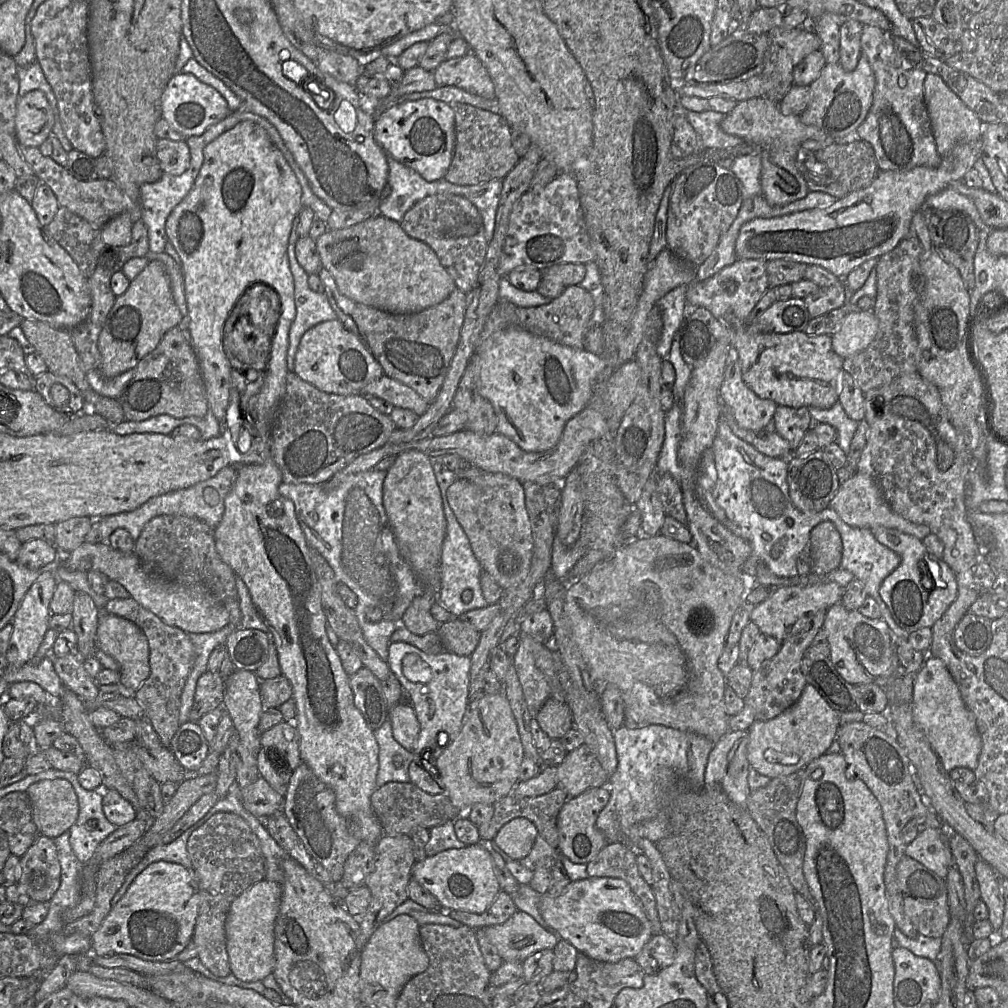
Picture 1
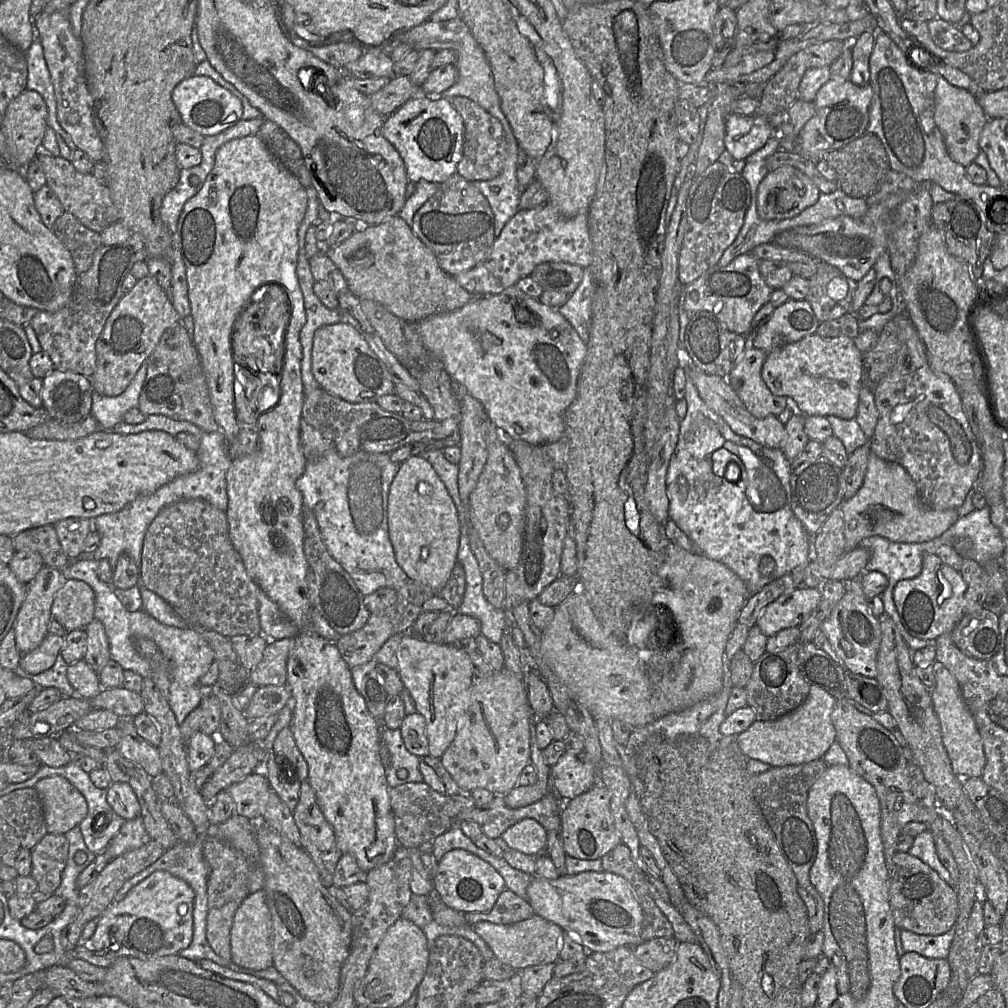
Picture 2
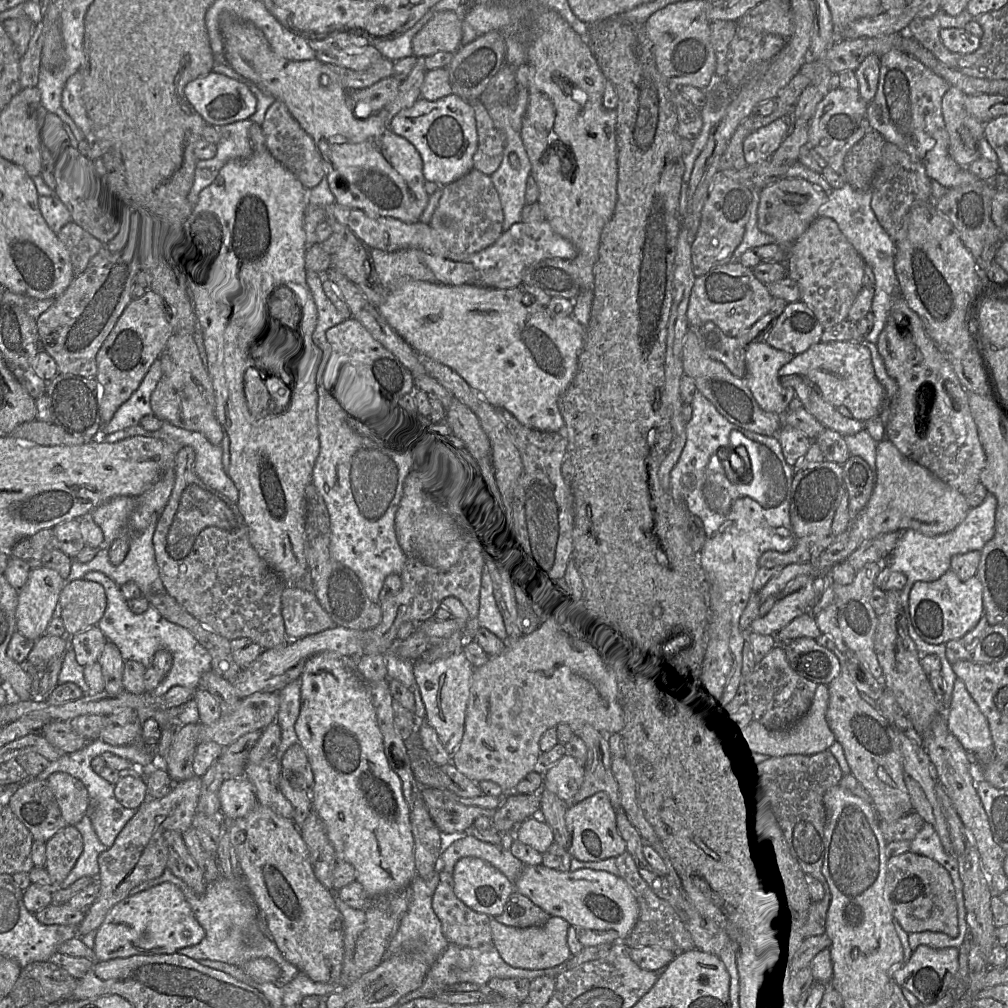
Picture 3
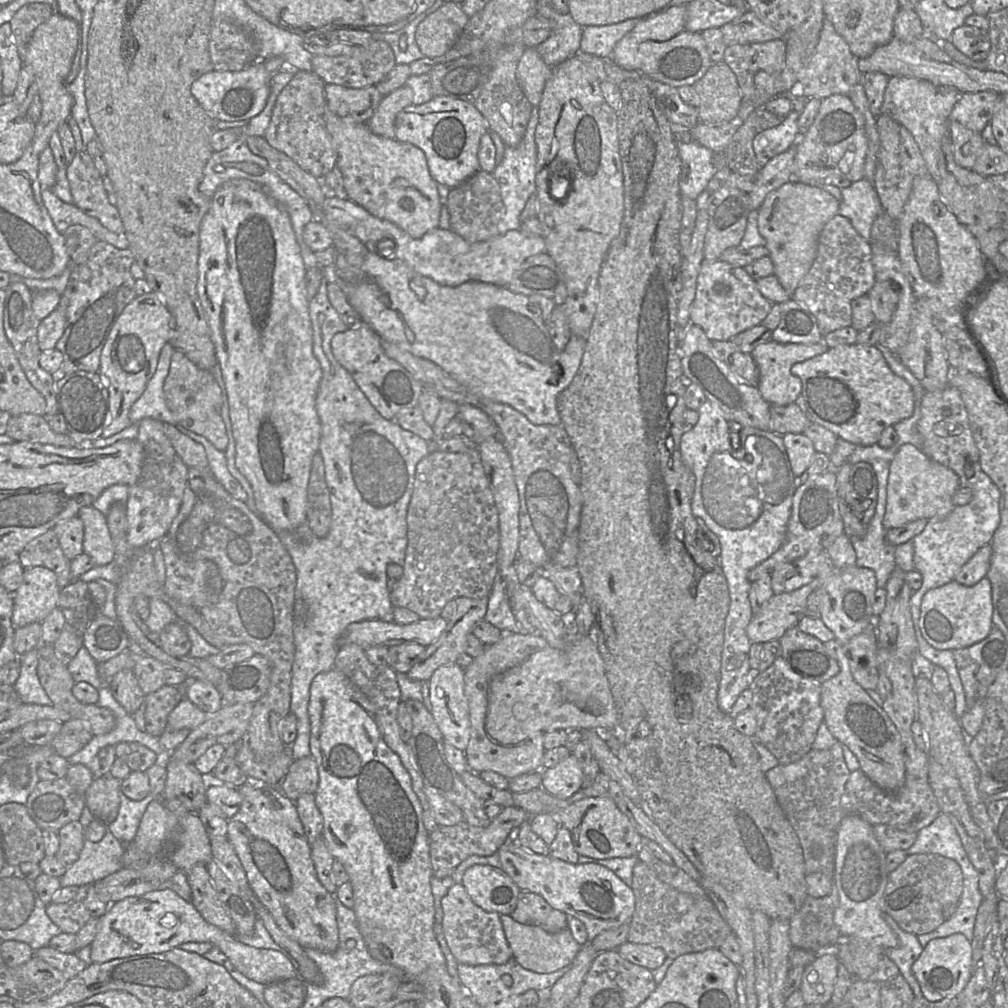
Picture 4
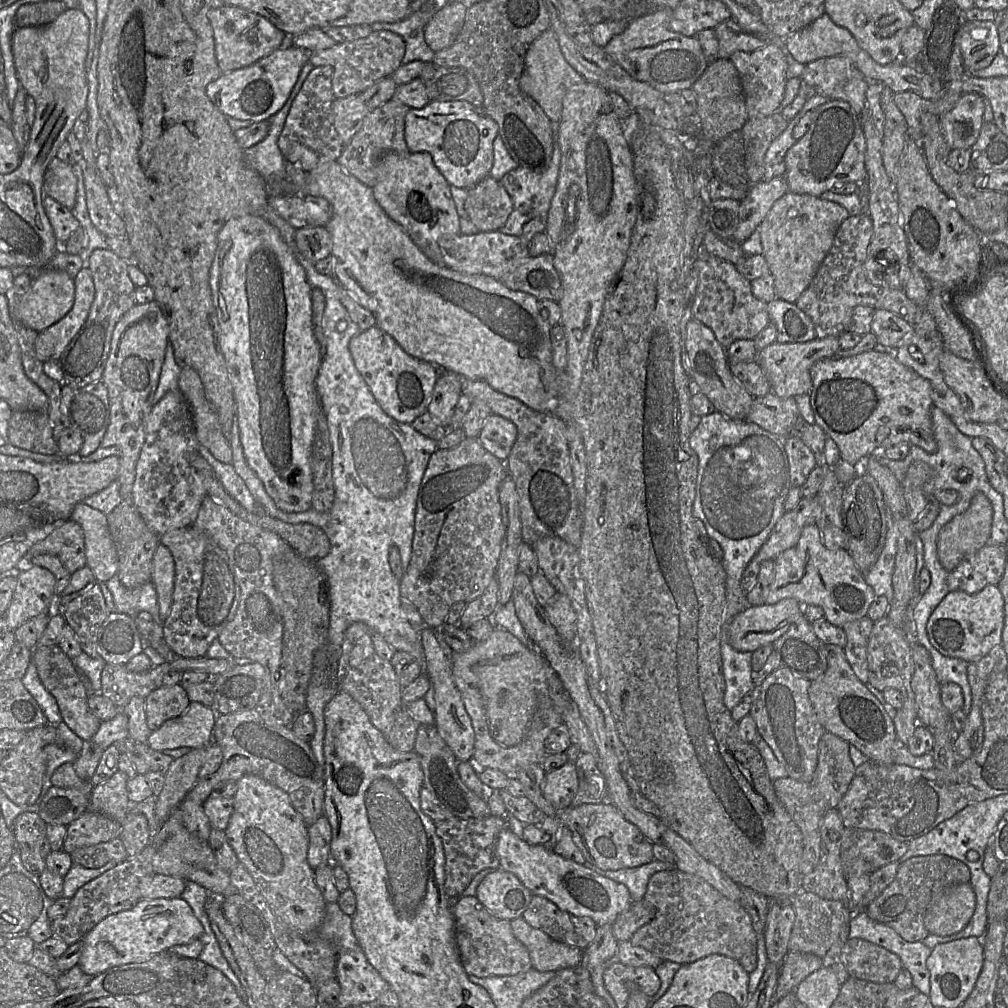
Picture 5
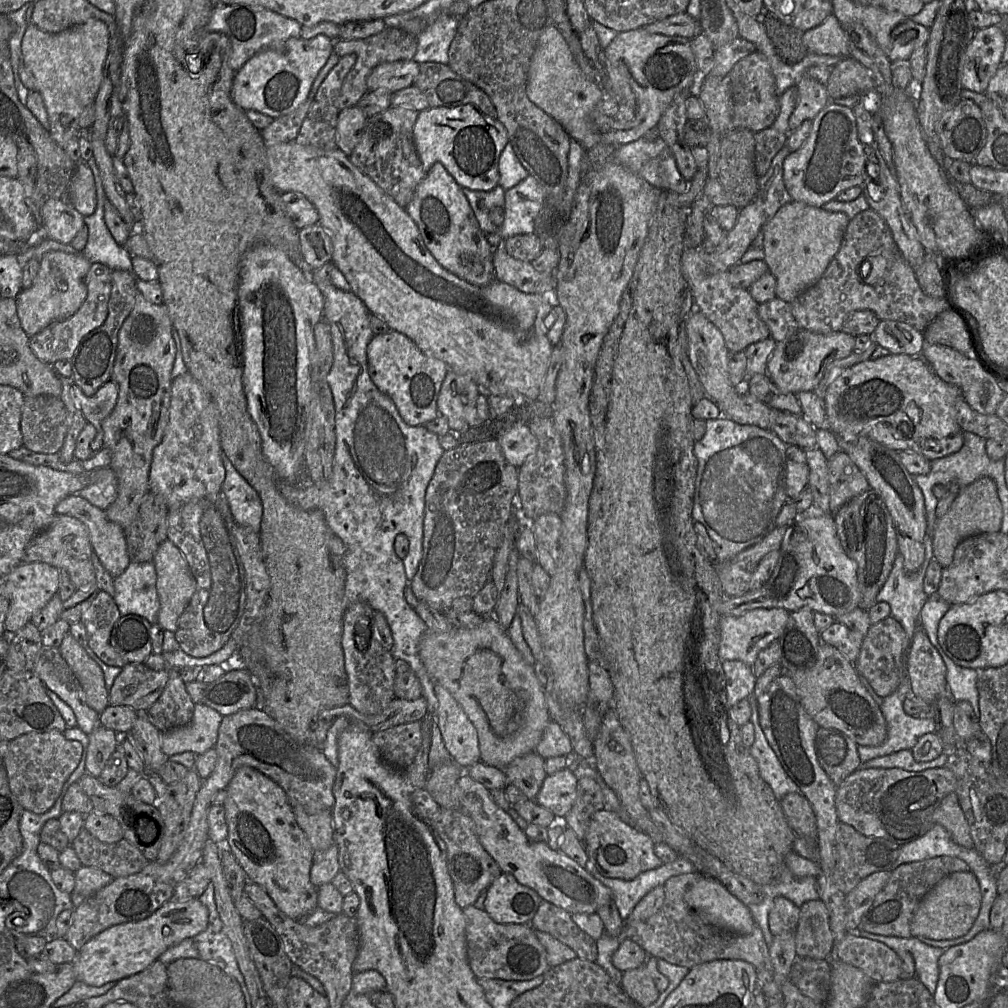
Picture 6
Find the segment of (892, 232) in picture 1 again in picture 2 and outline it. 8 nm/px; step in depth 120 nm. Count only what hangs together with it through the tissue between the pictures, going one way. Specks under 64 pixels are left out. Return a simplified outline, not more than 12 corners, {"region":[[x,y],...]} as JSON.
{"region":[[877,190],[862,218],[796,226],[773,242],[858,282],[887,251],[904,193]]}

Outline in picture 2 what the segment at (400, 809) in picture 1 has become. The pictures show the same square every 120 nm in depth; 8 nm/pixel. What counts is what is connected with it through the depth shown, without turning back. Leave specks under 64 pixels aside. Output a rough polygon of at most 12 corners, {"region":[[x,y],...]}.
{"region":[[425,782],[389,788],[399,845],[418,848],[475,806]]}

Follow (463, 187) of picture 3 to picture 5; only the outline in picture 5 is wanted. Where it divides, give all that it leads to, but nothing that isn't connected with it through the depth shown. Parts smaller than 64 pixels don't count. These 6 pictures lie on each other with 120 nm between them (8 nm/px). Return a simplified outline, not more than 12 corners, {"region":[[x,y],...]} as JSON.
{"region":[[489,175],[468,189],[464,209],[479,232],[505,224],[513,204]]}

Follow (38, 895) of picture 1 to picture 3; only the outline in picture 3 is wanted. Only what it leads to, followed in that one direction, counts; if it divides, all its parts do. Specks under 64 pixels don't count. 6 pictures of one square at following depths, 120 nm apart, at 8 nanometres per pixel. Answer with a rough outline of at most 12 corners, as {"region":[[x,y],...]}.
{"region":[[75,826],[46,843],[52,888],[66,878],[83,851]]}

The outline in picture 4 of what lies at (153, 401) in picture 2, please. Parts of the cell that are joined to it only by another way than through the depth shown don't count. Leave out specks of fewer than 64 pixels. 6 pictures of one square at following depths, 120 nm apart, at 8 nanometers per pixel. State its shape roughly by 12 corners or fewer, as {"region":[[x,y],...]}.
{"region":[[174,350],[163,391],[177,424],[225,452],[222,391]]}

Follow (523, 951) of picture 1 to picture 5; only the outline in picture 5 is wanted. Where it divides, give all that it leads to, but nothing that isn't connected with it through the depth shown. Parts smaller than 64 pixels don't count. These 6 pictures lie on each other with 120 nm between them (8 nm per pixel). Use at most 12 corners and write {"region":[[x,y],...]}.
{"region":[[522,917],[511,920],[533,969],[580,964],[580,948],[552,939]]}

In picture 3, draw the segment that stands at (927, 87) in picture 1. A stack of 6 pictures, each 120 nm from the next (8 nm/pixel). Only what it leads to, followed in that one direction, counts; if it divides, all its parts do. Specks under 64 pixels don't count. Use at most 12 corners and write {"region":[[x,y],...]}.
{"region":[[950,86],[942,98],[949,154],[961,166],[980,156],[985,124]]}

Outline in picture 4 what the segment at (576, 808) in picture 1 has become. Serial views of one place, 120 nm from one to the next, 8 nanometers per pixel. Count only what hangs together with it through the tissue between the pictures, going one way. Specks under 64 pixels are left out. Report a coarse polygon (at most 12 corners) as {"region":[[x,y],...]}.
{"region":[[607,796],[554,816],[579,855],[637,855],[644,838]]}

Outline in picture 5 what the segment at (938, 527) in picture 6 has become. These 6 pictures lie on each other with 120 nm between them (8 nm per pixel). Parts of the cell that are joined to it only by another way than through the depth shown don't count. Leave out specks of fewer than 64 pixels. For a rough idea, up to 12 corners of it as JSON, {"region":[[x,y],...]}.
{"region":[[979,492],[940,530],[951,572],[987,544],[992,504]]}

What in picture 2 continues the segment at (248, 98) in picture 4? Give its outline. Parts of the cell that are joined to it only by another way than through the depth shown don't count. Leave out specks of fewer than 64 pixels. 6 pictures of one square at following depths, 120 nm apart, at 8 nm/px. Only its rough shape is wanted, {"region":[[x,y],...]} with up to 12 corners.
{"region":[[204,75],[182,80],[172,100],[183,124],[216,135],[243,105]]}

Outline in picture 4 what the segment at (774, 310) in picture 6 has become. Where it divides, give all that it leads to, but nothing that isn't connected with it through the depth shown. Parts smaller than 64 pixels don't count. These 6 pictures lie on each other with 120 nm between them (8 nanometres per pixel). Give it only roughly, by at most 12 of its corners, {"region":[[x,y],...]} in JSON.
{"region":[[780,303],[781,319],[771,332],[780,344],[823,340],[815,316],[804,304]]}

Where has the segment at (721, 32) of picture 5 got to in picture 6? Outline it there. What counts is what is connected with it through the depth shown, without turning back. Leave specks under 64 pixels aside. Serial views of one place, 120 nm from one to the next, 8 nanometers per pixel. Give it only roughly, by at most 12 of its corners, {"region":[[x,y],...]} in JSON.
{"region":[[741,36],[715,47],[708,75],[727,77],[756,46]]}

